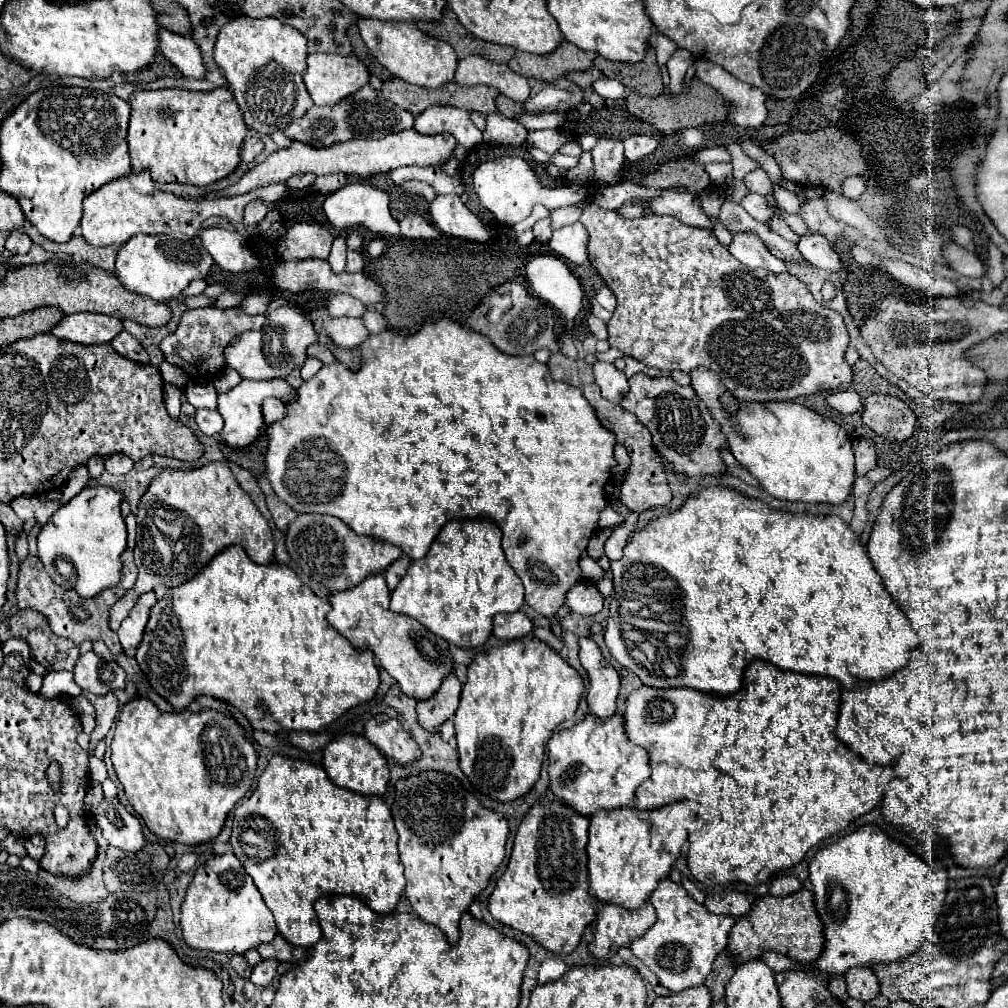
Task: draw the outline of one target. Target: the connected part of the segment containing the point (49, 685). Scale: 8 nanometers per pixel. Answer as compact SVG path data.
M58 671L58 673L48 673L44 677L44 685L40 689L40 693L44 697L54 697L58 693L66 693L70 697L78 697L82 693L82 689L76 685L76 681L72 679L74 673L72 671Z

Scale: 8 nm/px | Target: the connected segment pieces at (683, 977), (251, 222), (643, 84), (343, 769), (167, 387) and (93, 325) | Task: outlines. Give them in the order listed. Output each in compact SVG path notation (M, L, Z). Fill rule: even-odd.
M668 877L662 879L660 885L654 889L654 893L650 895L650 903L654 905L658 919L642 937L632 941L632 953L672 993L702 985L712 971L712 963L718 951L726 949L728 931L734 927L736 919L730 915L710 913L704 905L696 903L680 883L674 883Z
M250 201L246 205L246 211L244 211L244 225L246 227L256 227L268 213L268 207L262 203L262 201Z
M648 47L644 59L640 63L612 63L608 59L598 57L594 65L610 79L620 79L630 91L656 97L664 91L664 83L656 65L654 47Z
M342 735L334 741L330 741L324 749L324 761L322 761L328 777L354 793L360 795L384 795L386 785L390 781L390 769L388 769L388 759L382 755L376 745L368 743L366 737L362 735Z
M164 383L164 403L166 403L166 411L170 413L170 417L178 417L182 395L184 395L182 387L172 385L172 383Z
M72 313L64 315L50 333L82 345L100 345L112 341L120 331L122 321L118 317L100 313Z

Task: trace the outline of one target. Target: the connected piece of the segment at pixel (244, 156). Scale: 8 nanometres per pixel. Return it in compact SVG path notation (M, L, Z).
M248 135L248 137L244 139L242 147L240 147L240 159L248 163L248 161L252 161L260 151L262 151L262 143L260 143L254 135Z

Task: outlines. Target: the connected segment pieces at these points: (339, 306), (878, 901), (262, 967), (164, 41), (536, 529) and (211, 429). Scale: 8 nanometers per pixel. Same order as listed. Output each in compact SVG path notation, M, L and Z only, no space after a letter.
M328 293L324 307L332 317L362 317L362 309L366 309L362 301L344 293Z
M862 825L858 829L854 829L852 833L836 839L834 843L824 845L822 849L816 851L814 859L810 861L810 883L812 883L812 891L814 891L814 899L816 899L816 909L824 921L824 935L826 935L826 945L824 945L824 953L818 957L816 961L816 969L822 969L830 975L842 975L846 973L846 969L856 967L856 965L874 965L874 963L890 963L890 961L898 961L902 957L906 957L908 953L914 953L924 941L926 941L926 933L931 933L936 921L942 911L944 905L944 895L948 889L948 869L946 867L930 867L920 855L912 853L904 843L892 839L884 829L880 829L878 825Z
M262 959L254 969L252 969L252 977L250 981L258 987L266 987L272 983L274 975L276 975L276 969L278 969L278 961L274 959Z
M158 29L158 51L174 65L182 75L202 77L204 65L200 59L200 49L190 37L182 37L178 33Z
M448 317L424 323L422 329L410 337L402 337L394 331L368 335L368 339L356 349L360 349L362 353L362 367L358 371L350 371L342 363L324 365L312 379L304 381L300 389L296 389L296 399L286 405L286 417L266 429L266 477L278 499L290 505L296 513L338 517L340 521L346 521L346 525L358 535L370 535L398 545L410 559L422 559L428 553L430 543L444 523L452 519L474 519L488 515L498 523L502 531L502 549L508 565L524 583L524 601L546 617L556 615L556 611L564 605L566 591L580 581L580 551L588 545L592 531L596 529L600 511L608 503L604 497L604 483L610 479L610 467L616 465L612 455L616 445L614 433L598 425L594 409L590 409L590 403L582 397L582 391L578 387L554 381L550 377L548 365L536 361L532 355L512 357L500 353L486 335L466 329L464 325Z
M198 409L194 419L204 435L216 435L222 431L222 415L216 409Z

